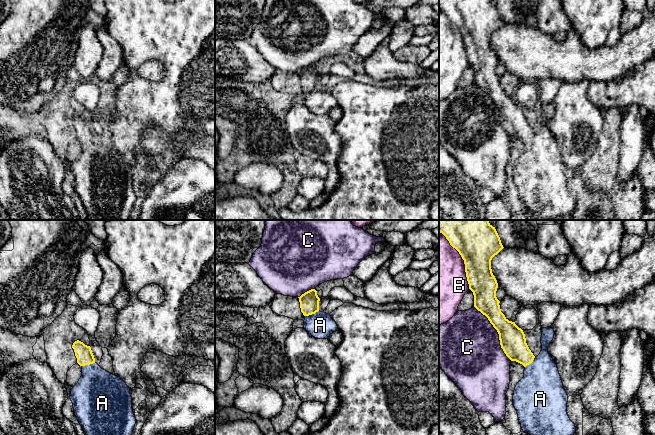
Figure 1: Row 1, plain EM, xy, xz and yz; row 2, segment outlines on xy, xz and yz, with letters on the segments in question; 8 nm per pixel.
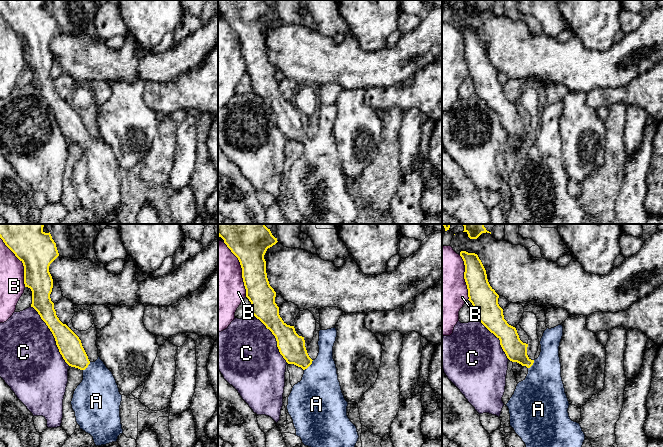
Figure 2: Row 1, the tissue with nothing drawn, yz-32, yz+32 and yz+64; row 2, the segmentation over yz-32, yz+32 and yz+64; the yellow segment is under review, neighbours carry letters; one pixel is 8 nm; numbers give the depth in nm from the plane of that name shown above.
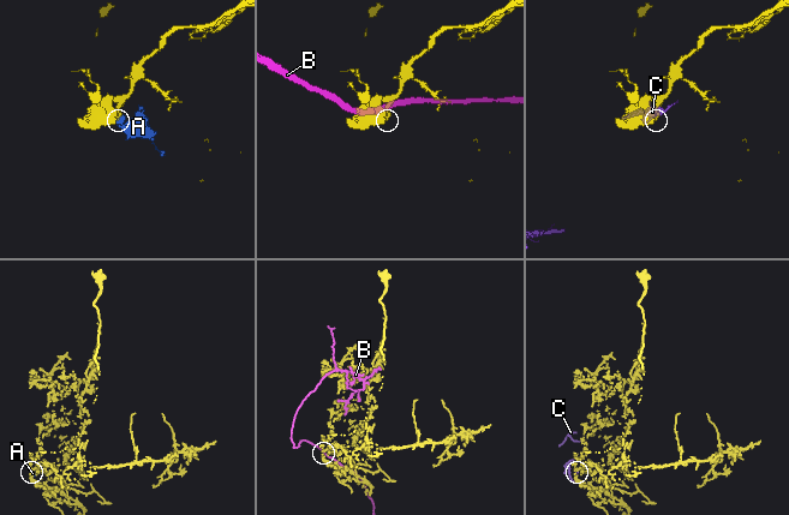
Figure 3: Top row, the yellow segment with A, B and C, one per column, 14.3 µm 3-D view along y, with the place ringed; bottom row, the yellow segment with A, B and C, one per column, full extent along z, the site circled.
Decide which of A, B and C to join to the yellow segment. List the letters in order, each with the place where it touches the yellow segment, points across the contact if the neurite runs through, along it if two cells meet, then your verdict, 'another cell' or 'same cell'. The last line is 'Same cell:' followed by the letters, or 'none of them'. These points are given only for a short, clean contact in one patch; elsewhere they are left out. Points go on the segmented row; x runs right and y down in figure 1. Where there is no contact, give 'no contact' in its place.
A: meets yellow in xz at (311, 314); runs through xz (309, 301), (311, 314), (320, 325); same cell
B: meets yellow in yz at (463, 259); another cell
C: meets yellow in yz at (497, 331); another cell
Same cell: A

